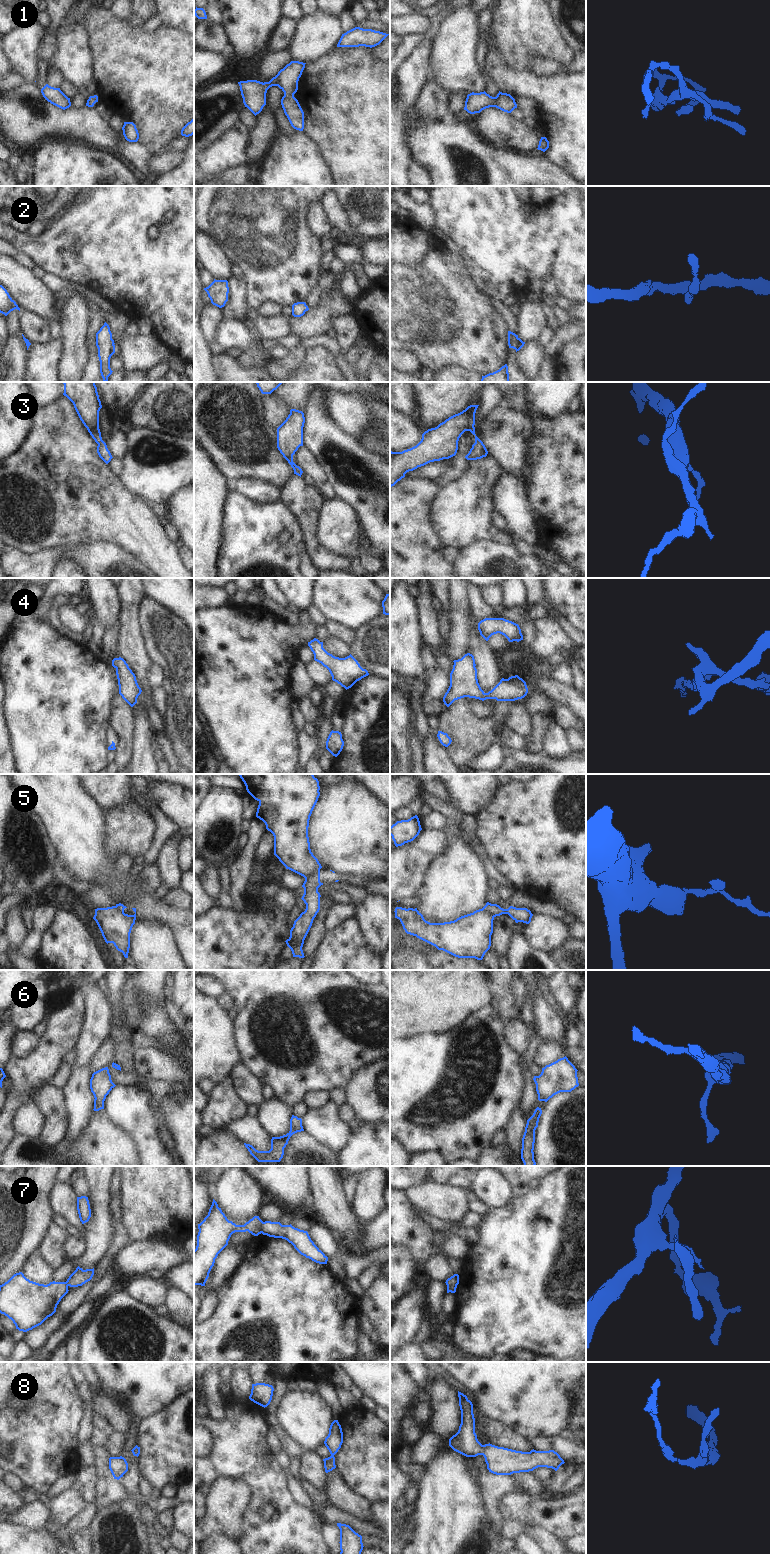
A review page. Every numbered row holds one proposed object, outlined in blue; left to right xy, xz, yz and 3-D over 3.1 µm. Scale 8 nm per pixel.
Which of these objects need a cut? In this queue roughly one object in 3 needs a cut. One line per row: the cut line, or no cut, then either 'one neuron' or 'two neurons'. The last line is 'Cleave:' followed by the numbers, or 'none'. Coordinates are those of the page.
1: cut none; one neuron
2: cut none; one neuron
3: cut none; one neuron
4: cut none; one neuron
5: cut xz (319, 869), (316, 869), (305, 878); two neurons
6: cut none; one neuron
7: cut xz (263, 1222), (260, 1232); two neurons
8: cut none; one neuron
Cleave: 5, 7

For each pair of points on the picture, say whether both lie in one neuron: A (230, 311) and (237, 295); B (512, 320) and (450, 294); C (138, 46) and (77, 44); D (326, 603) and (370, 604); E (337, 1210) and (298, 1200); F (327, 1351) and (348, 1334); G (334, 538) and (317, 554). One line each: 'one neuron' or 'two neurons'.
A: one neuron
B: two neurons
C: two neurons
D: one neuron
E: two neurons
F: one neuron
G: two neurons

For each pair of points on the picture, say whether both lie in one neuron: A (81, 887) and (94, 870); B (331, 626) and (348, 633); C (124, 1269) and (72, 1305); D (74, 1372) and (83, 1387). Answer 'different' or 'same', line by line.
A: different
B: same
C: different
D: same

